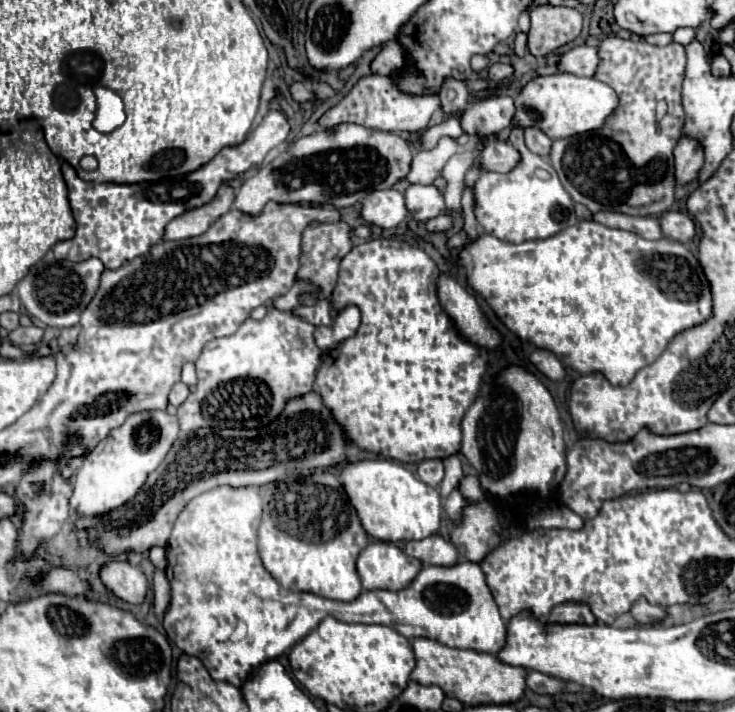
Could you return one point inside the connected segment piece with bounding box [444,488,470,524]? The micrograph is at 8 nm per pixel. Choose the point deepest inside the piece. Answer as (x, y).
(453, 505)

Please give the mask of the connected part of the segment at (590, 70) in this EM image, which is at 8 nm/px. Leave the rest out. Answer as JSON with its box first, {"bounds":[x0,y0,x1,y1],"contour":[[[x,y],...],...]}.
{"bounds":[560,46,600,76],"contour":[[[574,46],[572,50],[562,54],[560,60],[560,70],[570,72],[576,76],[594,76],[600,64],[598,48],[596,46]]]}

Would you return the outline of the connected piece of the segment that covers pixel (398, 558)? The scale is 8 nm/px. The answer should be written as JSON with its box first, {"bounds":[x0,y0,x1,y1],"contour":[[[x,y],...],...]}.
{"bounds":[356,542,422,590],"contour":[[[372,542],[356,562],[364,590],[402,590],[420,572],[422,562],[406,556],[396,544]]]}

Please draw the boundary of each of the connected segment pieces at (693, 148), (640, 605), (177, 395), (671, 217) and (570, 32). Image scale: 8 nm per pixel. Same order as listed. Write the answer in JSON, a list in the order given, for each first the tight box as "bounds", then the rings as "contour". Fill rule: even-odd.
[{"bounds":[674,138,704,186],"contour":[[[680,138],[678,146],[674,148],[674,158],[676,158],[676,186],[686,186],[692,182],[704,162],[704,152],[698,146],[696,140],[692,138]]]},{"bounds":[630,598,664,624],"contour":[[[640,598],[632,608],[630,608],[634,620],[642,624],[656,624],[660,618],[664,618],[664,608],[662,606],[652,606],[644,598]]]},{"bounds":[170,382,190,406],"contour":[[[182,382],[174,384],[174,388],[172,388],[172,392],[170,392],[170,404],[172,404],[172,406],[180,406],[180,404],[186,400],[188,394],[190,394],[190,390],[188,390],[186,384],[182,384]]]},{"bounds":[660,212,696,244],"contour":[[[666,212],[660,220],[660,226],[662,226],[662,232],[670,240],[676,240],[676,242],[682,242],[682,244],[690,242],[696,236],[694,220],[688,214],[682,214],[682,212]]]},{"bounds":[528,4,584,56],"contour":[[[540,4],[530,8],[530,32],[528,32],[528,52],[532,56],[546,56],[568,42],[572,42],[584,24],[584,16],[576,8]]]}]

